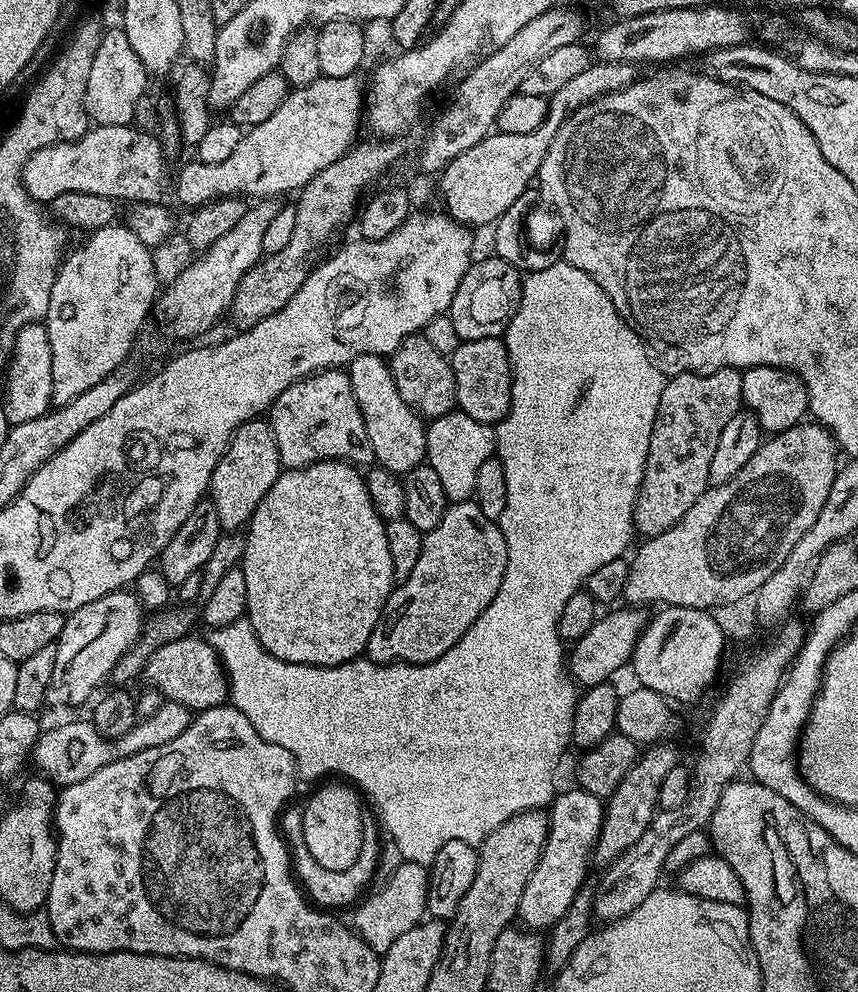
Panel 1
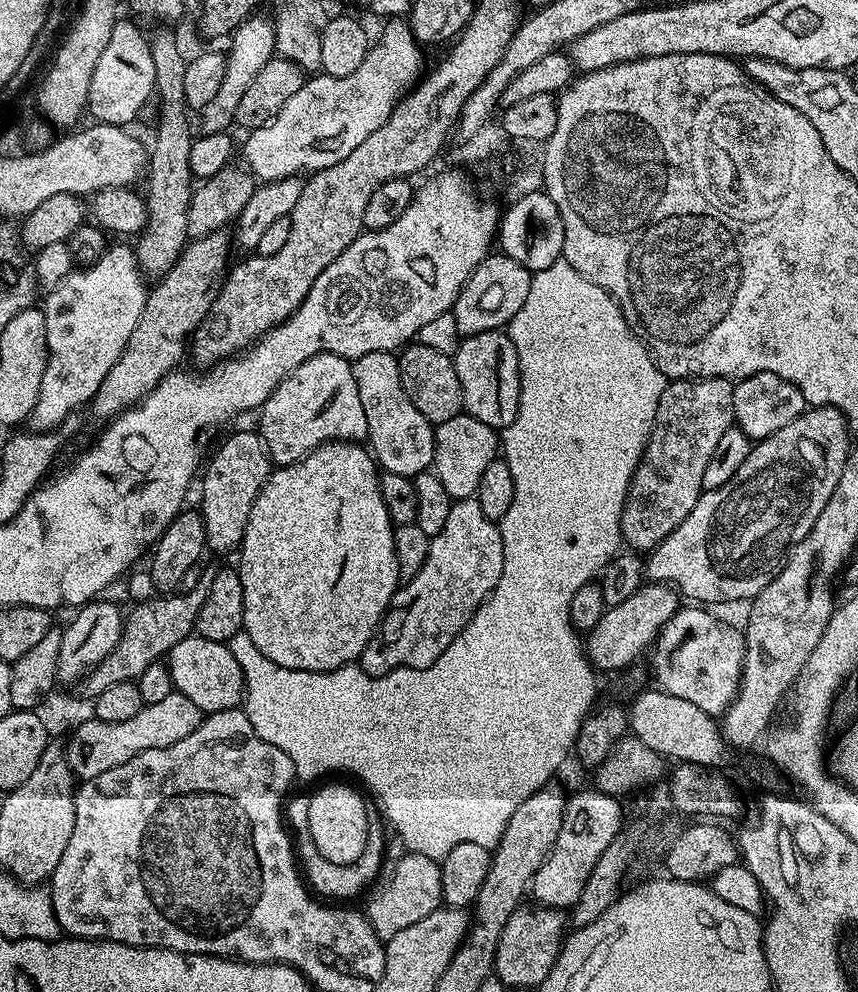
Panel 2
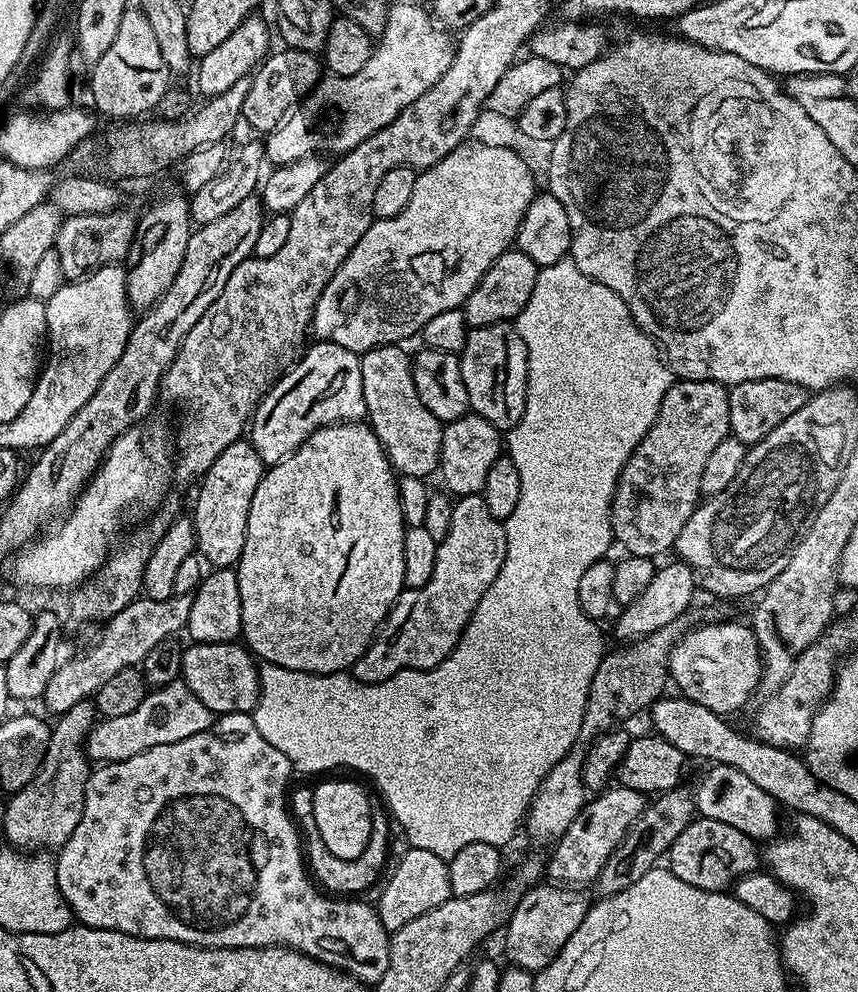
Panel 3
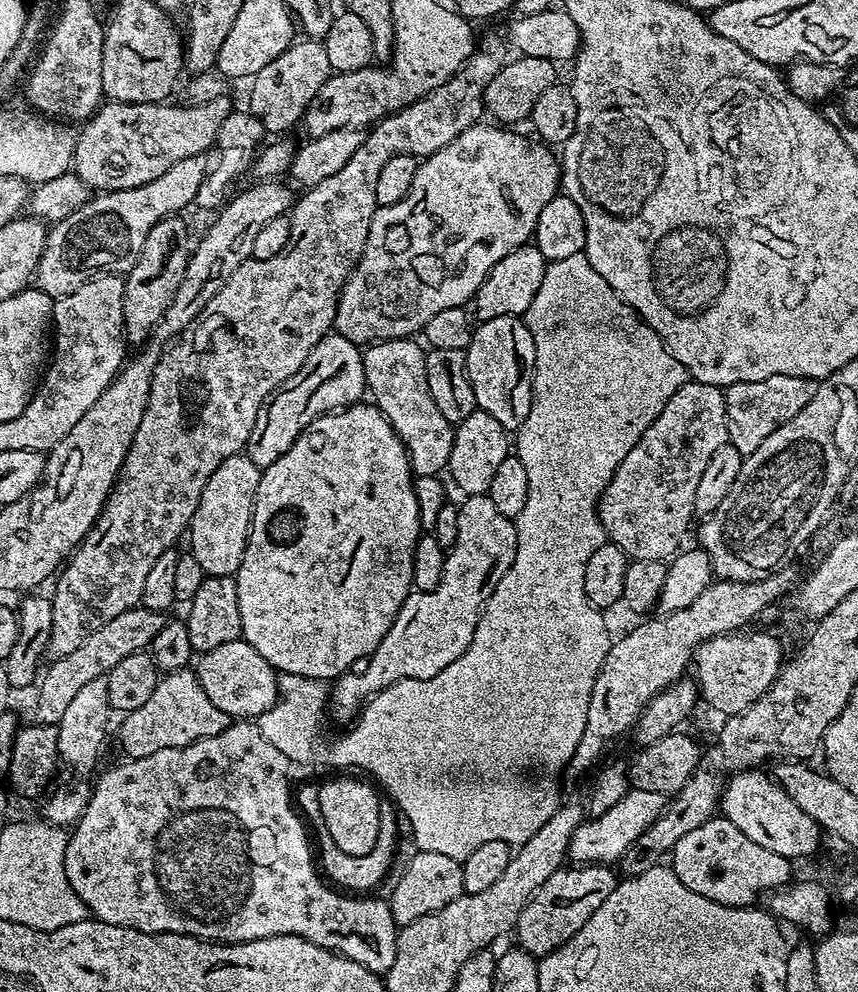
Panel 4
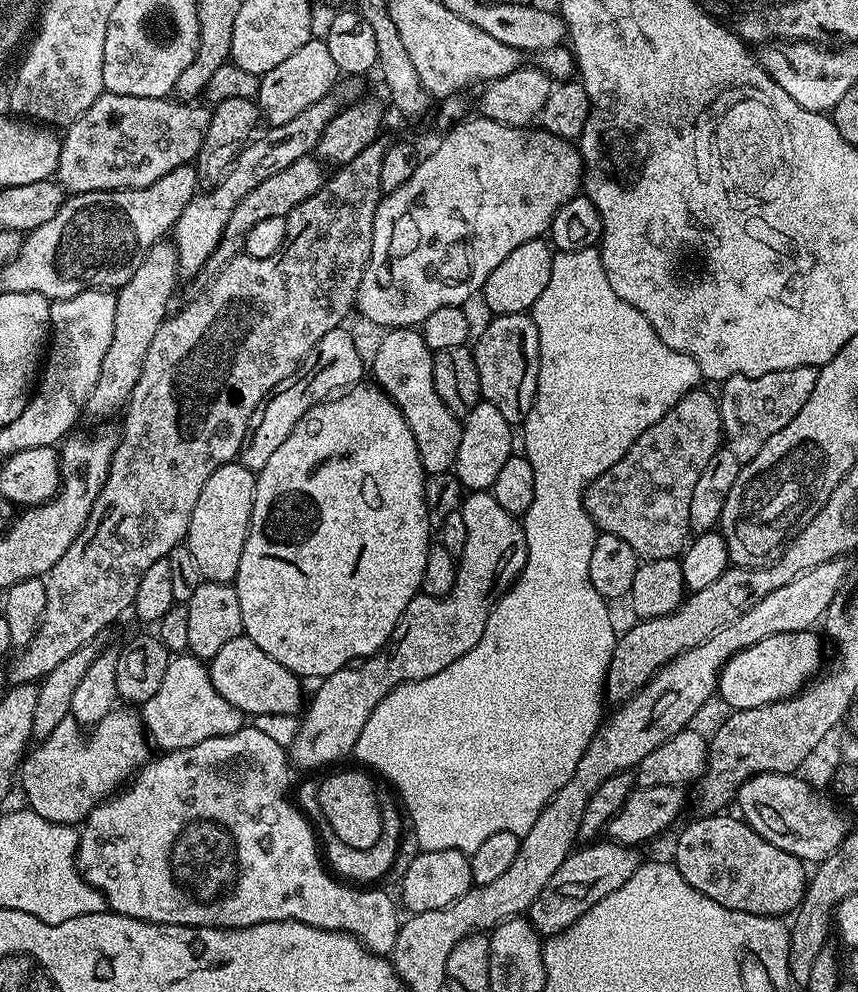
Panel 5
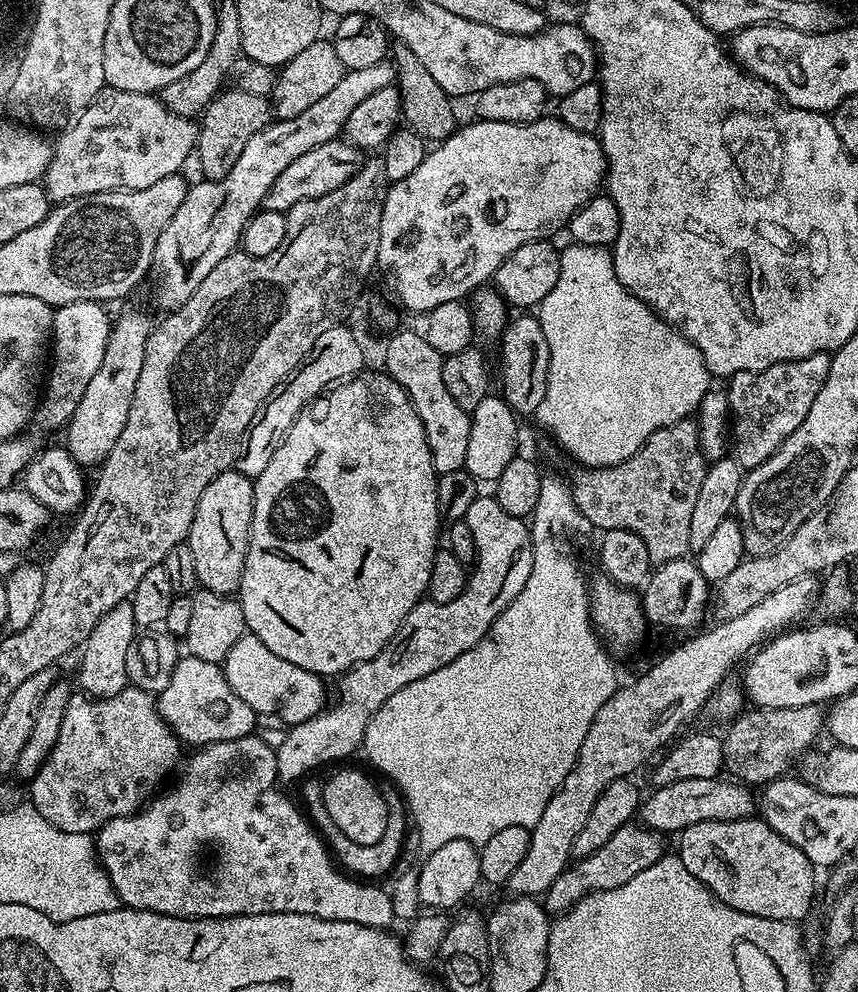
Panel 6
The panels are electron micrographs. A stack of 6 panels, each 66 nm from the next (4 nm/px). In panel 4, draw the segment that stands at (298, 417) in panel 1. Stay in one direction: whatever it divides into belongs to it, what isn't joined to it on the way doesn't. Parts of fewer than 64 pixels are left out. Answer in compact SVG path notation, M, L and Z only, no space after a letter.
M339 334L323 336L310 350L306 362L286 382L282 382L267 396L258 410L258 418L254 418L254 430L248 439L246 454L254 466L261 470L270 467L314 422L327 412L335 412L355 404L365 395L364 358L361 349L352 340Z

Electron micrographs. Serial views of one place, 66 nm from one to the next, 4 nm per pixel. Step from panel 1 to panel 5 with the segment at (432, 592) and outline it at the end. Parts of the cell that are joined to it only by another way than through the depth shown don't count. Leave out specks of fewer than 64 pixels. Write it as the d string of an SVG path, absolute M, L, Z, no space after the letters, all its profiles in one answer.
M469 491L463 497L459 514L466 526L466 546L458 558L456 580L451 590L445 596L425 596L417 594L406 606L398 626L392 632L392 639L372 656L361 659L355 666L338 670L334 674L323 677L312 696L312 705L303 713L299 721L296 737L290 745L290 760L300 768L320 768L323 764L332 764L344 755L351 753L358 742L358 734L362 734L362 726L374 714L374 706L390 694L390 690L399 684L413 684L416 680L430 678L438 674L438 670L446 670L450 662L462 658L474 646L478 646L478 638L482 638L482 630L486 630L486 618L493 604L504 595L515 580L520 577L520 571L526 564L526 534L523 523L517 517L511 516L492 497L491 491Z

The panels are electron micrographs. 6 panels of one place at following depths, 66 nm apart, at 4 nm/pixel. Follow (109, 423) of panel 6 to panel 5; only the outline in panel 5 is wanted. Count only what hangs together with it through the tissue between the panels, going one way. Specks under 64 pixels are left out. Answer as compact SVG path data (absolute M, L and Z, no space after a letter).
M161 238L154 246L150 246L150 250L144 255L144 261L130 277L130 282L123 284L115 293L114 338L110 338L110 350L102 360L102 374L98 374L94 390L90 390L90 398L86 405L87 415L92 415L96 420L104 420L116 411L119 413L127 405L142 374L146 350L150 350L154 334L158 334L169 315L168 303L176 292L176 278L180 277L176 247L171 239Z

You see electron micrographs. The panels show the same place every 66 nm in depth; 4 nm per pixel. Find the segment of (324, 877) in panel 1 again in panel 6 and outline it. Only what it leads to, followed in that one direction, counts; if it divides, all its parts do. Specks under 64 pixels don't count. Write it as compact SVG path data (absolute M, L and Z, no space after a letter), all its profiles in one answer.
M305 779L302 784L305 804L303 807L306 809L311 823L318 829L319 835L326 841L327 847L330 849L331 855L338 861L339 867L345 873L356 878L380 878L376 876L384 875L387 877L399 858L405 836L406 801L401 796L399 788L388 786L383 789L384 801L388 807L386 834L382 834L382 838L378 842L374 842L370 846L362 846L358 842L350 842L350 838L346 838L346 834L342 834L342 830L338 830L338 826L334 826L330 814L326 814L323 783L319 779L317 781L312 779Z

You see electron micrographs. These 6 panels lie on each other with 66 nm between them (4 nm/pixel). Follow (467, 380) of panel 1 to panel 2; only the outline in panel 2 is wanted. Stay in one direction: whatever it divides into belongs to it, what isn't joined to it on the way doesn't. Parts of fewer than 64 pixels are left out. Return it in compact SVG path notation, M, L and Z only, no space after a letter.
M495 328L486 330L482 334L465 336L461 339L455 354L456 369L458 370L458 382L462 386L462 398L464 399L464 412L469 416L478 418L478 422L486 422L486 426L497 430L503 430L514 422L514 414L518 414L518 402L522 399L520 392L520 360L522 353L516 349L507 331Z

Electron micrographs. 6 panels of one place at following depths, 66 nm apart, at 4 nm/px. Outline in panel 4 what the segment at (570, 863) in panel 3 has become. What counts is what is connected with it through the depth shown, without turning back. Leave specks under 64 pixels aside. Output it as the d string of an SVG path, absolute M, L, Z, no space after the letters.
M632 788L606 814L586 818L574 830L574 838L570 838L567 859L582 864L615 865L620 857L630 850L630 846L650 825L664 812L668 806L669 797L663 792L654 790L638 790Z

